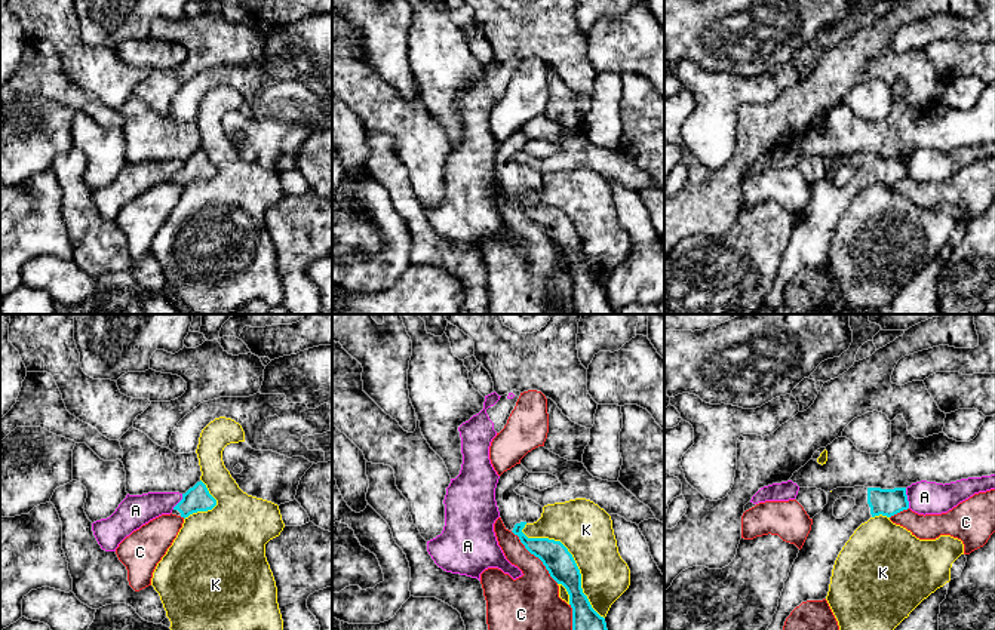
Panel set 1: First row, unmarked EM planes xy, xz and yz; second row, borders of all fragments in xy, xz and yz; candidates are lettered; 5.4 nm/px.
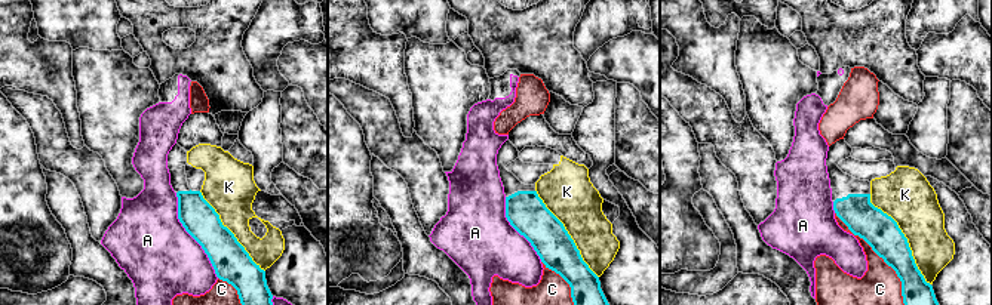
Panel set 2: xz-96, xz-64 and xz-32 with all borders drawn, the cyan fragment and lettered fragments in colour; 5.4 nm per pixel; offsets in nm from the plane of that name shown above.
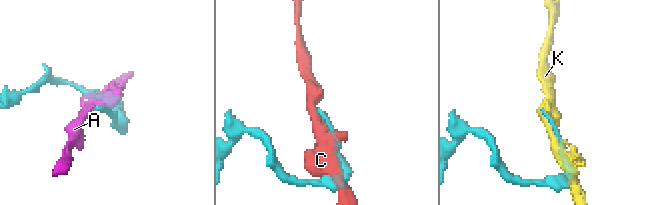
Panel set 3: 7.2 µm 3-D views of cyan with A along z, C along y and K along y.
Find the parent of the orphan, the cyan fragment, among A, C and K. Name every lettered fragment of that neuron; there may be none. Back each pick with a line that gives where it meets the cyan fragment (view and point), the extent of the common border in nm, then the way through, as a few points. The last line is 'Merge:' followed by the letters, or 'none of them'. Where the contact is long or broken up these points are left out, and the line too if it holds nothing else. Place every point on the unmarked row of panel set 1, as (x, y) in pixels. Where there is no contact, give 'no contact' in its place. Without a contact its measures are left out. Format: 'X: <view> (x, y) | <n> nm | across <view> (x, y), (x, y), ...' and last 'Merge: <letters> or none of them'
Merge: none of them

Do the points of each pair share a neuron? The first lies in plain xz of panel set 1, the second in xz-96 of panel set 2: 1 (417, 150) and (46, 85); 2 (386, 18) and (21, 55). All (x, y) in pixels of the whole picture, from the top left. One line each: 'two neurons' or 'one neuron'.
1: two neurons
2: one neuron

